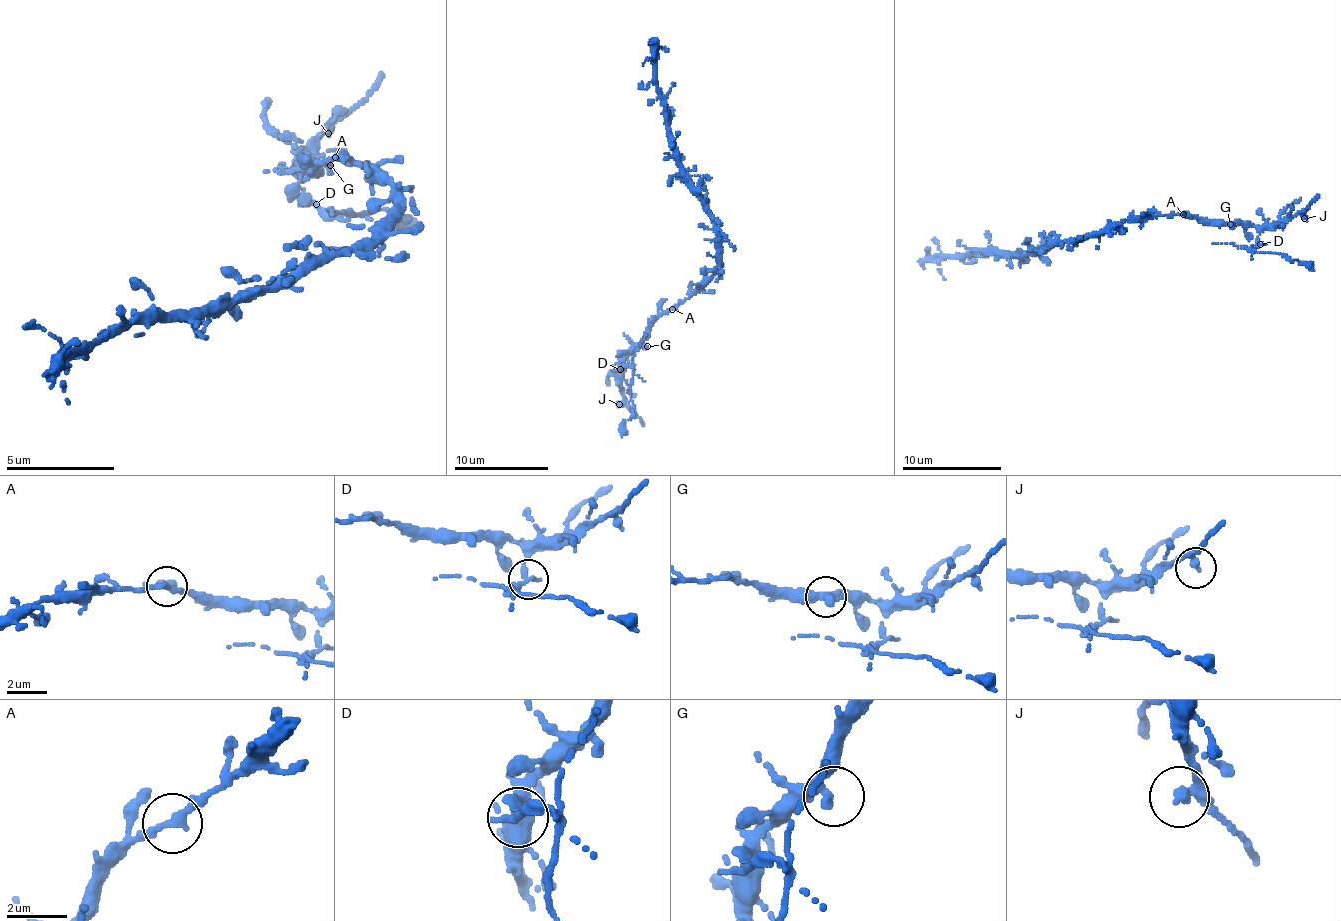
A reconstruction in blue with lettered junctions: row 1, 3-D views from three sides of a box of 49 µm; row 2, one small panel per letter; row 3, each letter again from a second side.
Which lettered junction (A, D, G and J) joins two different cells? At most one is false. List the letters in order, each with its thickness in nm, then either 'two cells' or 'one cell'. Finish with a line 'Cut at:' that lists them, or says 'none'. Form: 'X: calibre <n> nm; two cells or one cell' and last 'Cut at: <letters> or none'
A: calibre 300 nm; one cell
D: calibre 320 nm; two cells
G: calibre 280 nm; one cell
J: calibre 280 nm; one cell
Cut at: D

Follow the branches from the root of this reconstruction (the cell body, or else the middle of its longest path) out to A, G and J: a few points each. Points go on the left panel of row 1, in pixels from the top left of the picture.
A: (396, 204), (390, 185), (368, 179), (361, 165), (335, 157)
G: (396, 204), (390, 185), (368, 179), (355, 162), (319, 159), (313, 166), (330, 165)
J: (396, 204), (390, 185), (355, 162), (303, 160), (299, 169), (318, 163), (314, 150), (332, 124), (328, 133)

